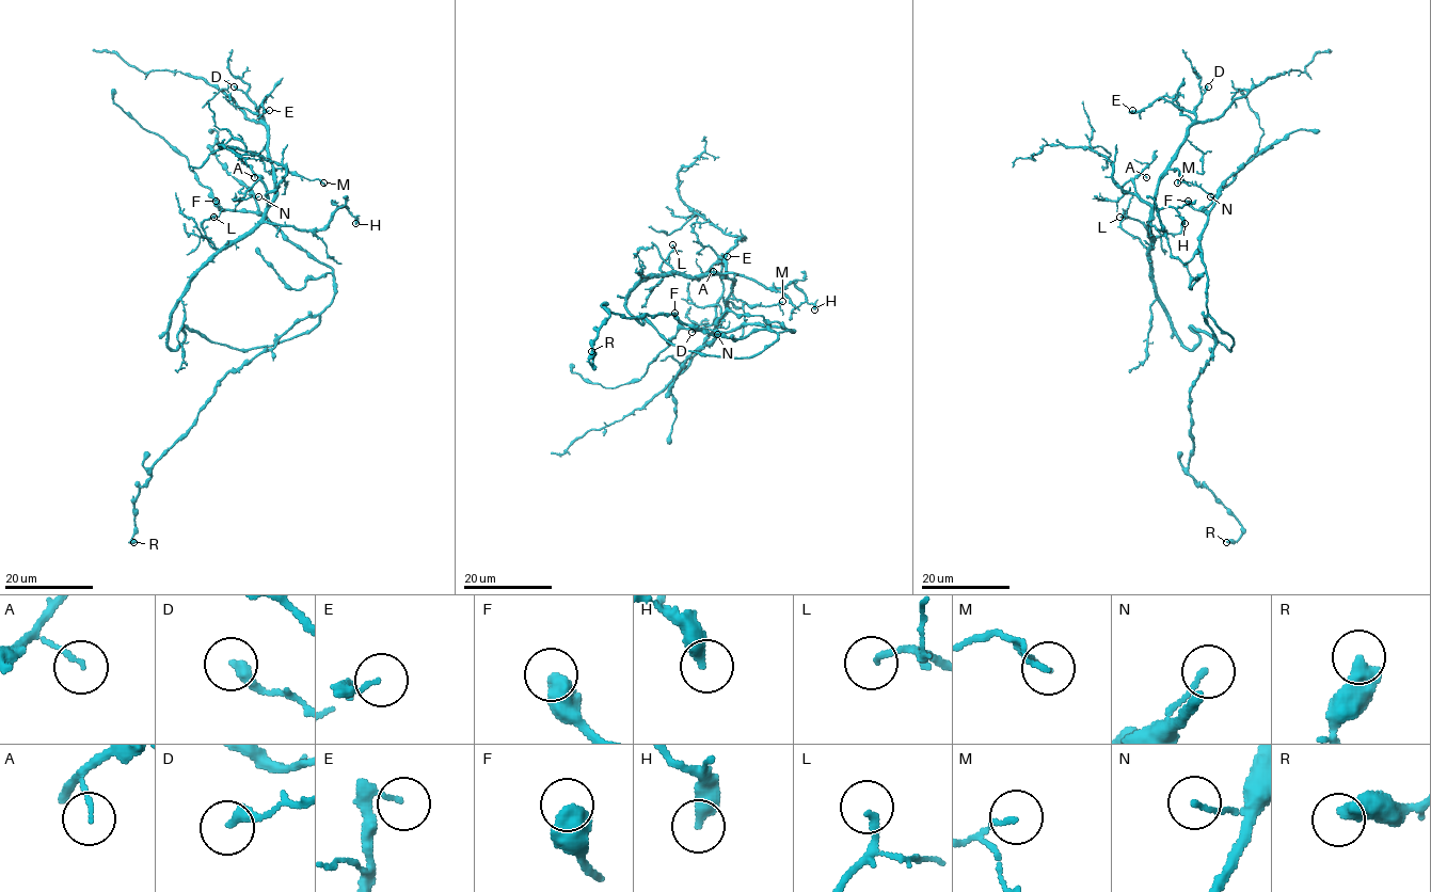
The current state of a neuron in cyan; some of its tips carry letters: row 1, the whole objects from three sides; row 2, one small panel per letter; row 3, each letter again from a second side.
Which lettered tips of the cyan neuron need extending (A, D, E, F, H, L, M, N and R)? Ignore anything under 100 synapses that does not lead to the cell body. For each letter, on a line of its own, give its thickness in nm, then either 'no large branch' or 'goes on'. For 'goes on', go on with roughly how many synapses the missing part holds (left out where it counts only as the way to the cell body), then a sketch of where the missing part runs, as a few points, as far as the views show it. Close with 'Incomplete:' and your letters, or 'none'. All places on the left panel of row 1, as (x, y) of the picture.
A: 100 nm | no large branch
D: 320 nm | no large branch
E: 120 nm | no large branch
F: 650 nm | no large branch
H: 440 nm | no large branch
L: 170 nm | no large branch
M: 120 nm | no large branch
N: 140 nm | no large branch
R: 550 nm | no large branch
Incomplete: none

